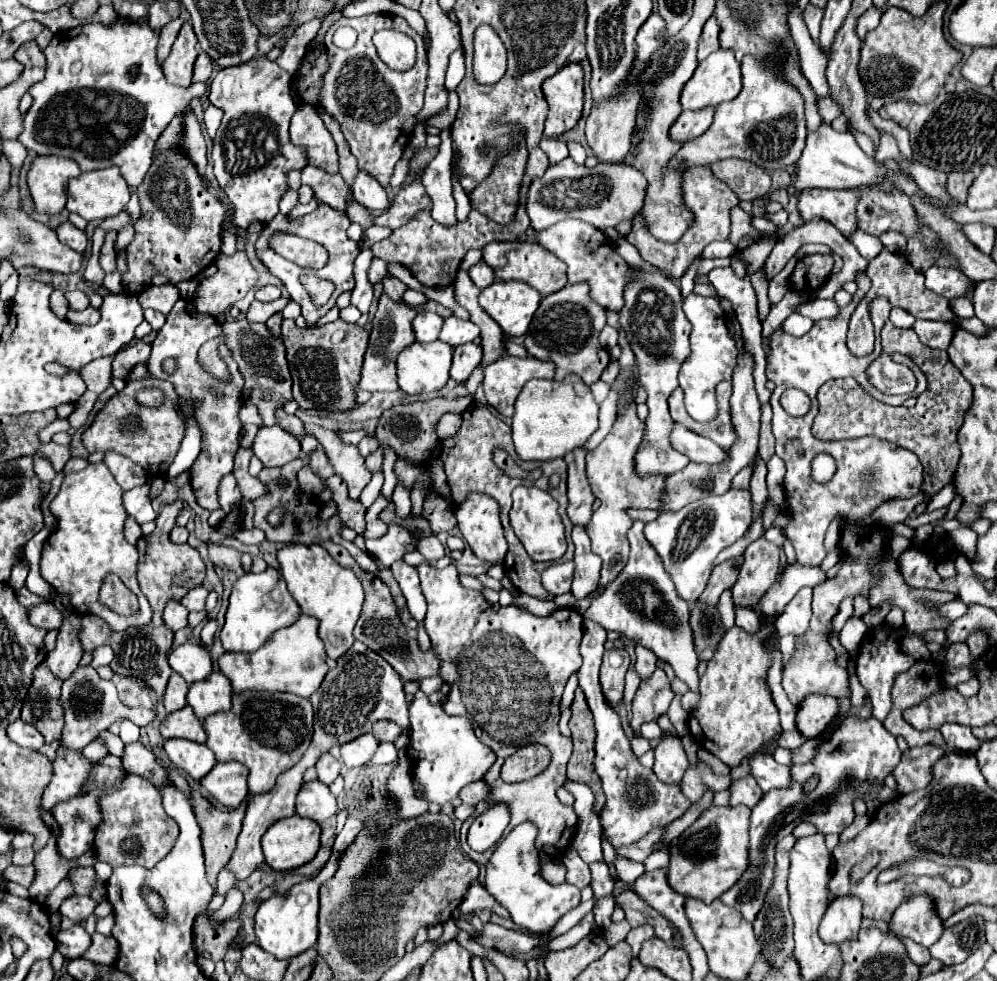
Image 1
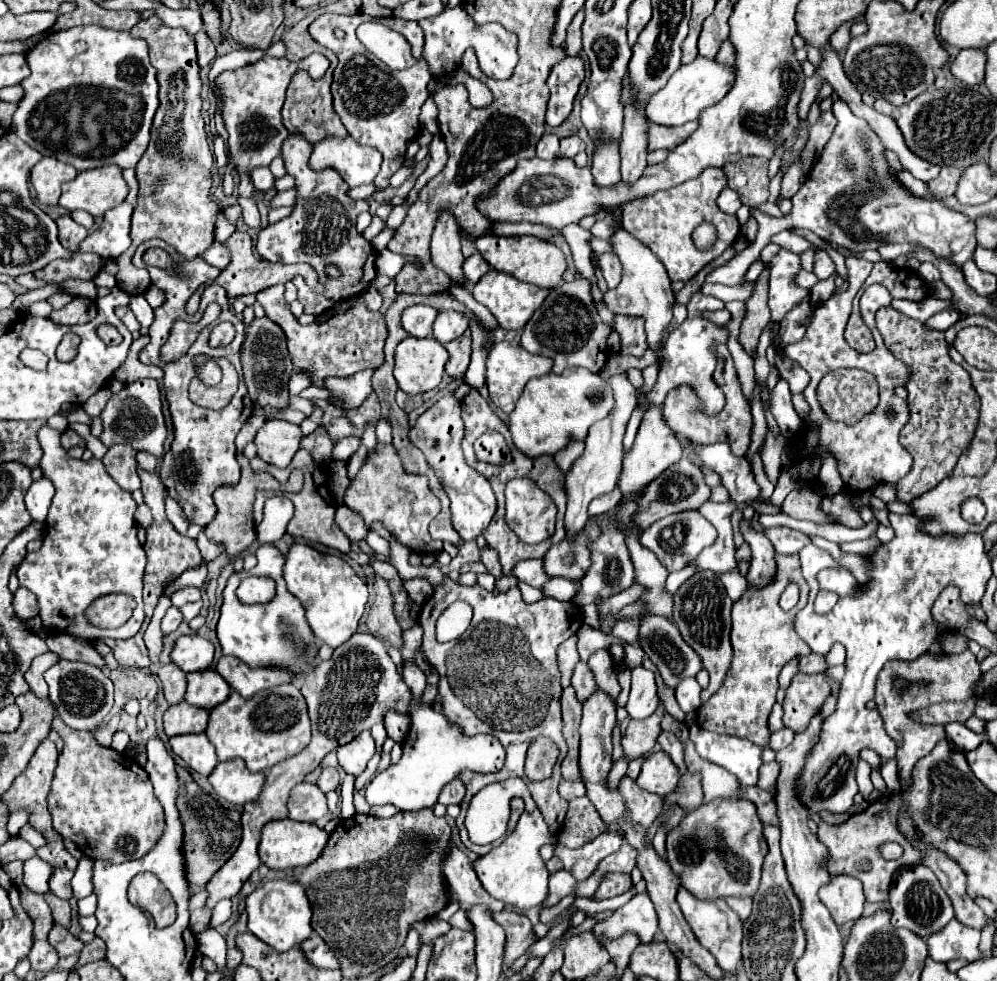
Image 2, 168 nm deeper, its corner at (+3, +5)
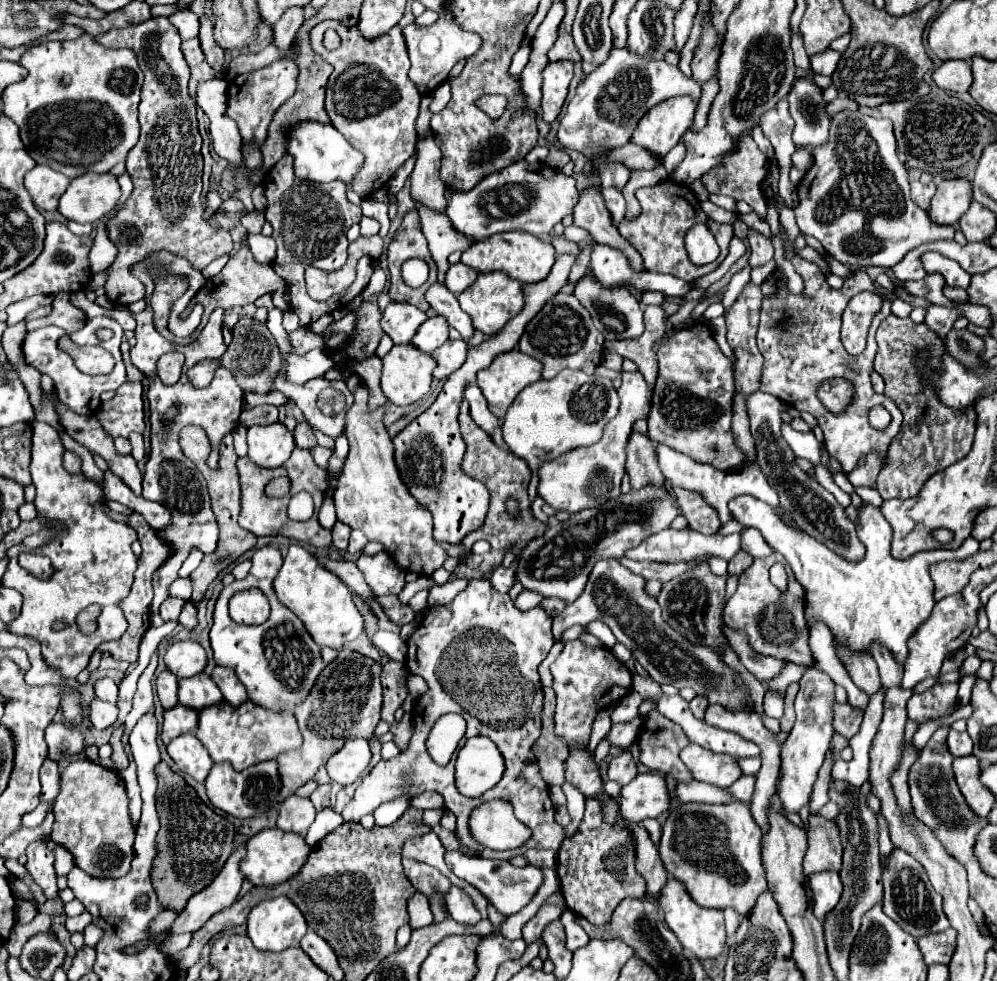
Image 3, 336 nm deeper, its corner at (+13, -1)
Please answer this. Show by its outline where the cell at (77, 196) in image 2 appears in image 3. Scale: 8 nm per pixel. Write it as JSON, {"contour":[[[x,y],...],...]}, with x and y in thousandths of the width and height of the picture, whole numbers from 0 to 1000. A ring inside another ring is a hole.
{"contour":[[[84,176],[74,180],[60,201],[58,215],[76,227],[94,227],[110,217],[120,203],[120,189],[112,176]]]}

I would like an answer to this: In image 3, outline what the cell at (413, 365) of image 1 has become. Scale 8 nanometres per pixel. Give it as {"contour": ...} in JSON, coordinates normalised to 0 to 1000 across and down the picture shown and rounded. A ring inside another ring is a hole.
{"contour":[[[413,350],[395,352],[383,368],[383,401],[395,413],[411,413],[431,399],[437,370]]]}

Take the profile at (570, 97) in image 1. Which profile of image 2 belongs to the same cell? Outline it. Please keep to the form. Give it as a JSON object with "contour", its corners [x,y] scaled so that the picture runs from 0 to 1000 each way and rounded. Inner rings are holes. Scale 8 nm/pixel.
{"contour":[[[568,58],[566,62],[554,68],[550,78],[552,103],[548,113],[548,125],[552,129],[560,129],[570,121],[584,81],[586,81],[586,64],[582,58]]]}

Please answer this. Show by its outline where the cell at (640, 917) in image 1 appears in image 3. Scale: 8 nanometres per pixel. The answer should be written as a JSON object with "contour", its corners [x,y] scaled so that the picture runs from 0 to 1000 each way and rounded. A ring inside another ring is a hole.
{"contour":[[[588,814],[586,835],[574,855],[564,857],[558,878],[568,925],[596,943],[608,942],[626,915],[647,913],[648,902],[638,888],[636,857],[624,849],[624,841],[608,841],[604,837],[604,819],[600,814]]]}

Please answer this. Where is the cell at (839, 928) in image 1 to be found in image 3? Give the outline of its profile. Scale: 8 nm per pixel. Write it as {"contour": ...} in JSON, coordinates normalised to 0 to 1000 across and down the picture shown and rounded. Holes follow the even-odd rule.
{"contour":[[[824,888],[810,892],[810,904],[814,908],[816,933],[826,939],[826,933],[837,927],[845,912],[845,898],[839,888]]]}

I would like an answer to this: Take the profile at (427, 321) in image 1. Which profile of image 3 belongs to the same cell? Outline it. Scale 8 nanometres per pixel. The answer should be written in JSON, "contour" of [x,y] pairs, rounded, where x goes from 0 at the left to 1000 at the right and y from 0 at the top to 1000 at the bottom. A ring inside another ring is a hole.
{"contour":[[[393,307],[383,319],[383,335],[393,344],[395,350],[409,350],[427,325],[427,319],[419,313]]]}

